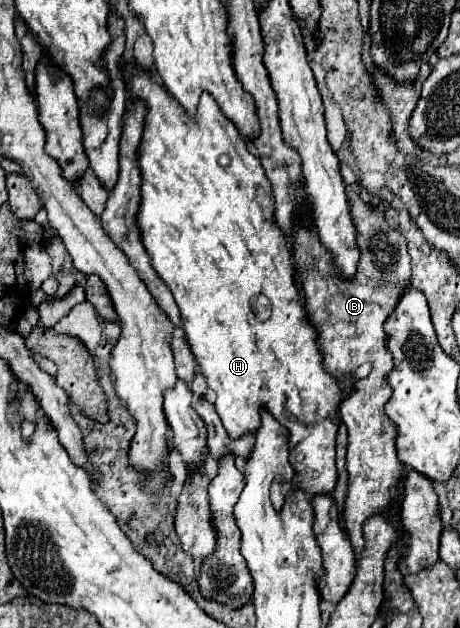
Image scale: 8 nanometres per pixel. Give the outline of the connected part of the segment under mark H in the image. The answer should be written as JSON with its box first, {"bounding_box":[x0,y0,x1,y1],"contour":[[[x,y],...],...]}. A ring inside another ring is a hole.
{"bounding_box":[124,64,370,512],"contour":[[[128,64],[124,66],[124,78],[126,78],[126,84],[128,84],[128,100],[134,96],[138,100],[144,100],[146,106],[148,106],[148,114],[146,114],[146,130],[144,130],[144,136],[142,136],[142,144],[140,144],[140,170],[142,170],[142,204],[140,204],[140,212],[138,212],[138,226],[142,230],[142,242],[144,242],[144,248],[146,252],[150,254],[150,260],[152,260],[152,266],[154,270],[158,272],[158,276],[166,282],[166,286],[170,288],[170,292],[174,294],[176,298],[176,304],[182,312],[182,322],[184,322],[184,332],[186,332],[186,338],[192,346],[192,352],[194,356],[198,358],[200,366],[202,366],[202,374],[208,382],[208,388],[216,392],[216,412],[228,432],[228,436],[232,440],[248,434],[248,432],[256,432],[260,428],[260,408],[268,410],[270,414],[274,414],[274,418],[290,432],[290,464],[294,468],[294,478],[290,482],[282,482],[282,478],[274,478],[272,486],[270,486],[270,498],[272,498],[272,504],[274,508],[280,512],[282,506],[284,506],[284,500],[286,496],[300,486],[300,490],[304,490],[306,494],[310,496],[316,496],[316,494],[332,494],[334,490],[334,484],[336,484],[336,462],[334,462],[334,454],[336,454],[336,434],[338,434],[338,426],[340,426],[340,418],[338,418],[338,406],[340,402],[350,394],[352,390],[352,384],[360,378],[366,378],[370,374],[370,364],[366,366],[360,366],[358,370],[354,370],[354,376],[346,378],[346,380],[338,380],[336,376],[328,374],[322,366],[322,350],[318,346],[318,332],[316,328],[310,324],[308,320],[308,314],[304,310],[304,302],[300,298],[300,292],[294,284],[294,266],[292,266],[292,252],[288,248],[288,242],[286,242],[286,236],[282,236],[282,230],[278,228],[278,224],[274,224],[274,194],[270,192],[270,182],[266,180],[266,174],[264,174],[264,168],[260,164],[260,160],[256,156],[250,154],[248,150],[248,144],[246,140],[240,136],[240,132],[236,130],[236,126],[220,112],[216,100],[210,96],[210,94],[202,94],[200,98],[200,104],[198,104],[198,110],[196,110],[196,116],[188,116],[184,112],[184,108],[178,104],[176,98],[172,98],[160,84],[152,82],[150,76],[146,72],[140,72],[134,64]],[[258,294],[264,294],[270,298],[272,302],[272,316],[268,320],[258,320],[254,318],[254,312],[250,308],[250,298],[252,296],[258,296]]]}

